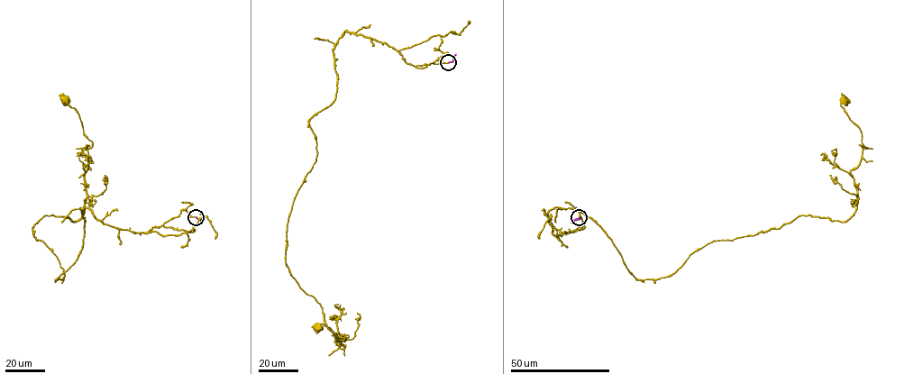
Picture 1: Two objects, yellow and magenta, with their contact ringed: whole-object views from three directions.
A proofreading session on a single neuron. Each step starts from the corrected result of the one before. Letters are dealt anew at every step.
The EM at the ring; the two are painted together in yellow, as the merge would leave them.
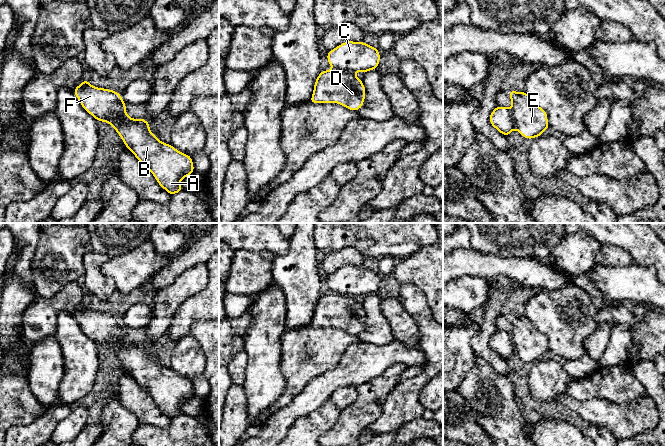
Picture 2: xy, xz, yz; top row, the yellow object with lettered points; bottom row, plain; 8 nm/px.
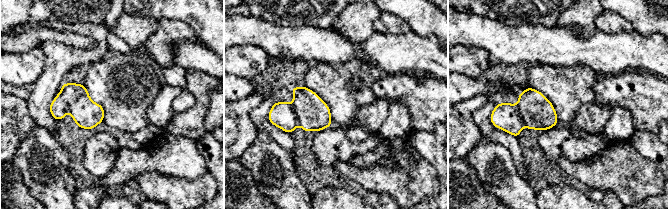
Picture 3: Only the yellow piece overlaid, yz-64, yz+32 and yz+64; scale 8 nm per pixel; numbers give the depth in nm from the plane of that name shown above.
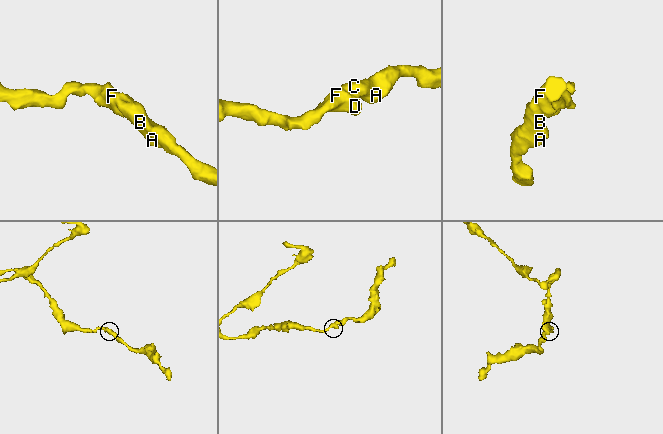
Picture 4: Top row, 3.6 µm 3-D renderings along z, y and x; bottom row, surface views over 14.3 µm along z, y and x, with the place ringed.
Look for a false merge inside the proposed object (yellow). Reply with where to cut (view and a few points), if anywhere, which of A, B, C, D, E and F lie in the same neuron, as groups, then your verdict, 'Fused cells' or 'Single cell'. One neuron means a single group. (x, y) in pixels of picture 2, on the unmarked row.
No split. Groups: A B C D E F. Single cell

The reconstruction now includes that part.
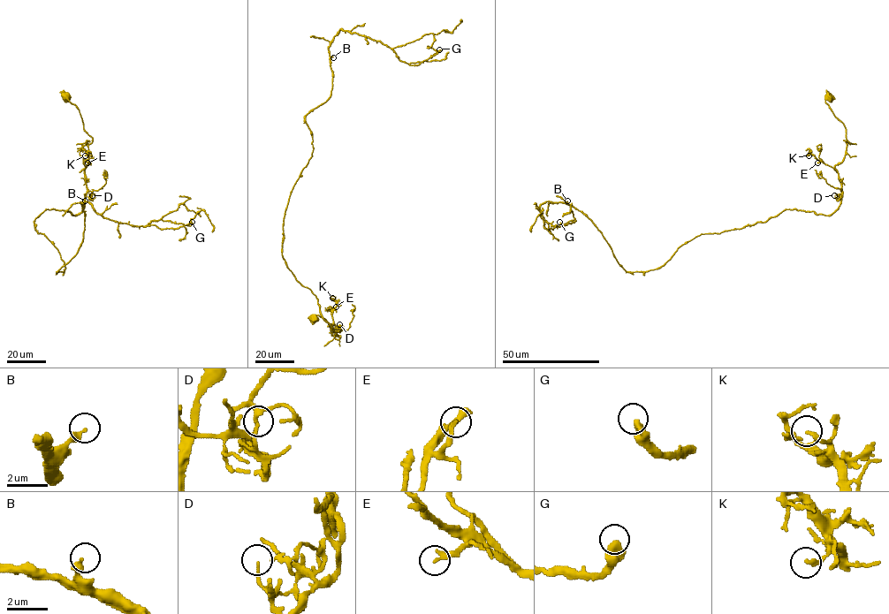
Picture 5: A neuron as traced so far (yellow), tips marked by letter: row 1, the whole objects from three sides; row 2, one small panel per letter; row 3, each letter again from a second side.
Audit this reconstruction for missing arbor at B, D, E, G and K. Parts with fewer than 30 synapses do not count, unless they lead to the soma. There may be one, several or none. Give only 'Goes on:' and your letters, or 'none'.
Goes on: none

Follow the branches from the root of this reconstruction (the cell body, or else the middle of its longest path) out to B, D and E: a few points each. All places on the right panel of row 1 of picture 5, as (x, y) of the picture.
B: (829, 96), (850, 143), (829, 215), (785, 209), (626, 271), (567, 200)
D: (829, 96), (825, 102), (843, 125), (850, 143), (834, 167), (842, 191), (838, 198), (834, 195)
E: (829, 96), (825, 102), (843, 125), (850, 143), (847, 142), (844, 159), (833, 167), (822, 162), (817, 162)

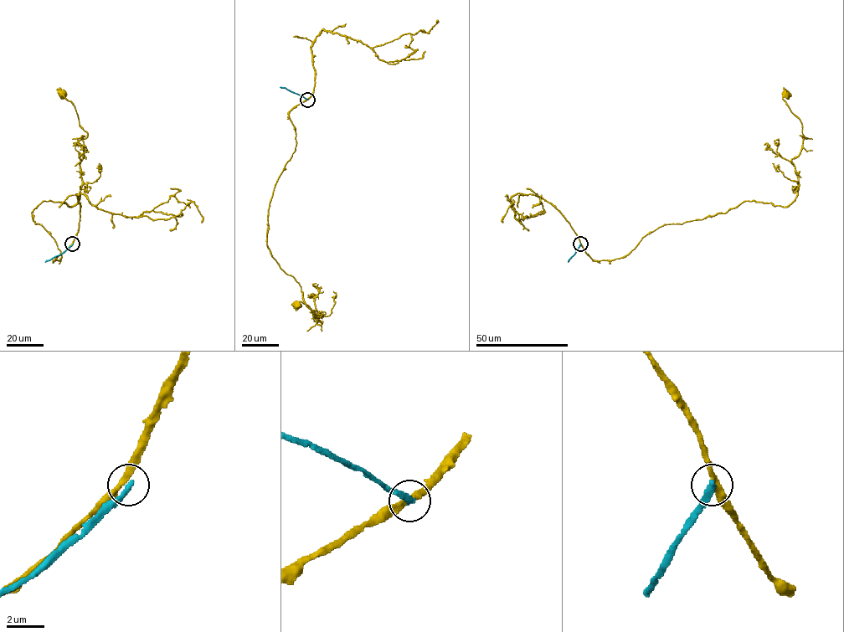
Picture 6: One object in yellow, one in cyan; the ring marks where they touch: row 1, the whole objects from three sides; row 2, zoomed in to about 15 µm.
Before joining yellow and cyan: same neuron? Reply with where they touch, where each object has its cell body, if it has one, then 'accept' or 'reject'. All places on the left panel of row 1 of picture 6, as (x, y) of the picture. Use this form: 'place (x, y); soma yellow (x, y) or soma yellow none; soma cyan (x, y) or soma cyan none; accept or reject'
place (72, 244); soma yellow (62, 94); soma cyan none; reject

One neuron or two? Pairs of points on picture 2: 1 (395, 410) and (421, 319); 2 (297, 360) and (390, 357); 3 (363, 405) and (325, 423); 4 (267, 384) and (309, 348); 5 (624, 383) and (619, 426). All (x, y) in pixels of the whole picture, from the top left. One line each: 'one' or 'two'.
1: one
2: two
3: two
4: two
5: two

